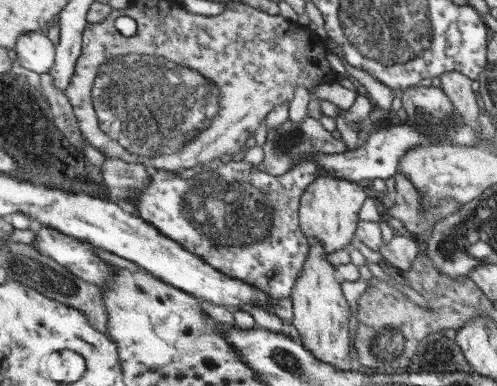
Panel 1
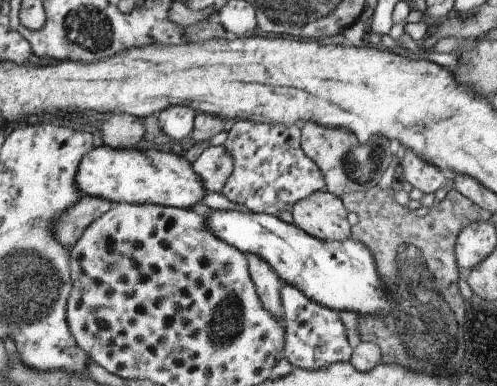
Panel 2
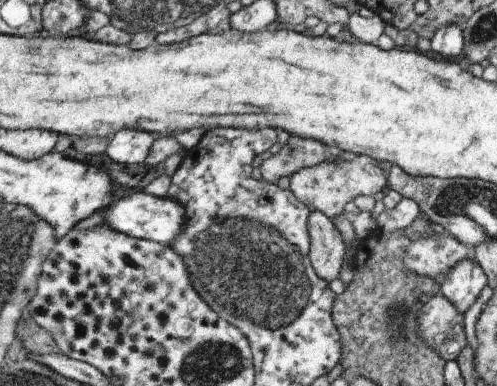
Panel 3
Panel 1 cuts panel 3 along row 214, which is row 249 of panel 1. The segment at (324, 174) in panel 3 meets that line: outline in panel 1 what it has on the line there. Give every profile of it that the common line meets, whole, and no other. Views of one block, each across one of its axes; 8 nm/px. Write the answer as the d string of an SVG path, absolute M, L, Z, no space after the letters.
M321 172L321 176L309 186L301 198L301 230L307 232L309 240L323 242L325 250L335 252L343 248L351 248L351 240L357 238L359 228L359 212L369 198L371 190L367 184L349 182L343 178L335 178L327 172Z

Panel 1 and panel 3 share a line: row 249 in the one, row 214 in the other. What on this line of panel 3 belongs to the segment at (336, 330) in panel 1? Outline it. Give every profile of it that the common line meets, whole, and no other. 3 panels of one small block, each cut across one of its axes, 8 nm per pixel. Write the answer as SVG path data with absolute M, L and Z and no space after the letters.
M311 212L309 228L313 232L313 270L321 280L331 284L333 280L339 280L339 272L345 262L345 242L341 232L335 228L335 222L321 212Z

